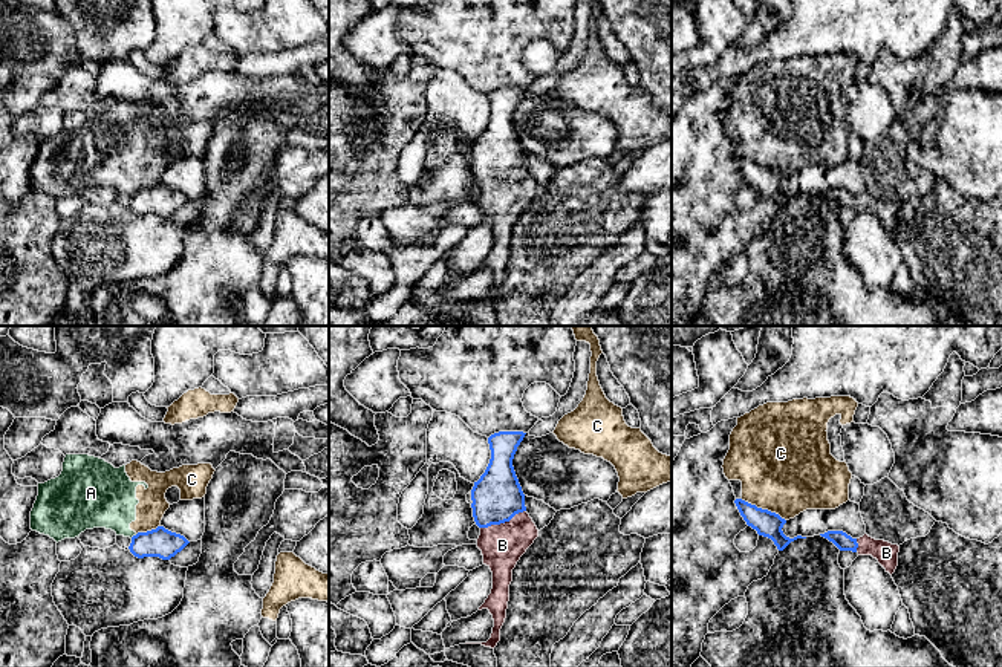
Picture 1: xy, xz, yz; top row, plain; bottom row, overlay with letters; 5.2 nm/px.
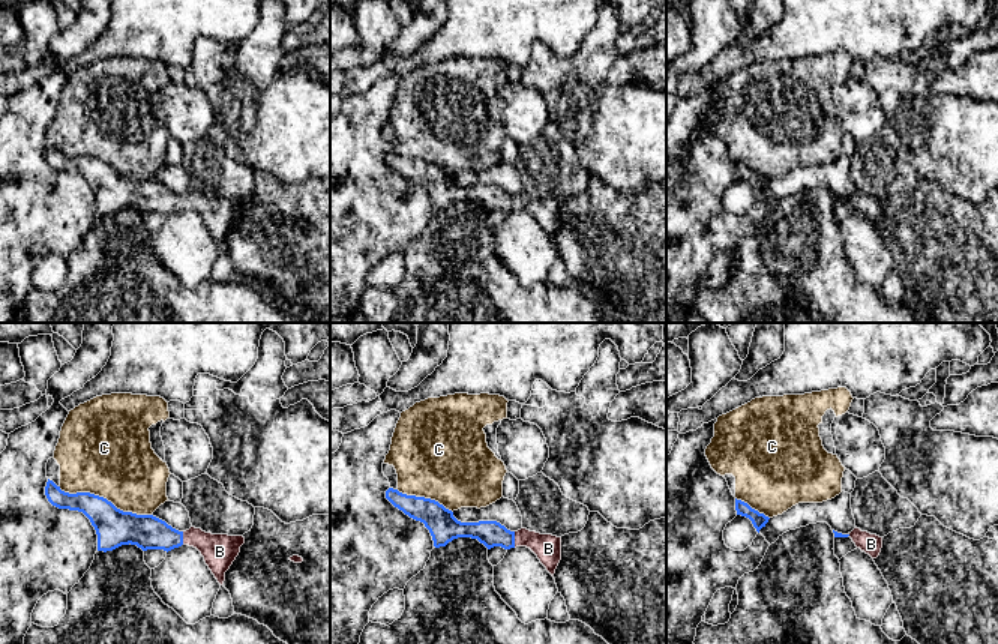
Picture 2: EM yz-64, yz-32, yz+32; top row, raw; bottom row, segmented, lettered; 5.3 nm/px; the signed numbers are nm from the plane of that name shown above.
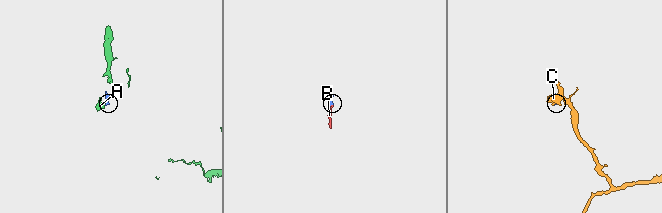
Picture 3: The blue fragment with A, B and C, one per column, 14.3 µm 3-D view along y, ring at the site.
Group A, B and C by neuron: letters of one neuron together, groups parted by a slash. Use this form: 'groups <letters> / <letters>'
groups A C / B

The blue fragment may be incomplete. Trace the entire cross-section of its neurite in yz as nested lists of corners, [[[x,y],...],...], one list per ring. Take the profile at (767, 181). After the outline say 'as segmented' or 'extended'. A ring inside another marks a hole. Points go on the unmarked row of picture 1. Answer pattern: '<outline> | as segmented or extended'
[[[736,156],[734,161],[736,161],[740,173],[747,179],[747,182],[751,184],[753,187],[756,187],[759,193],[763,193],[763,194],[771,196],[774,199],[774,202],[777,203],[779,208],[783,208],[791,199],[794,199],[797,196],[806,196],[806,194],[802,194],[802,193],[797,193],[794,196],[786,194],[783,191],[783,188],[782,188],[782,185],[786,181],[786,177],[782,176],[776,170],[771,170],[771,168],[762,167],[762,165],[757,165],[756,162],[751,162],[751,161],[748,161],[748,159],[742,158],[742,156]]] | as segmented

